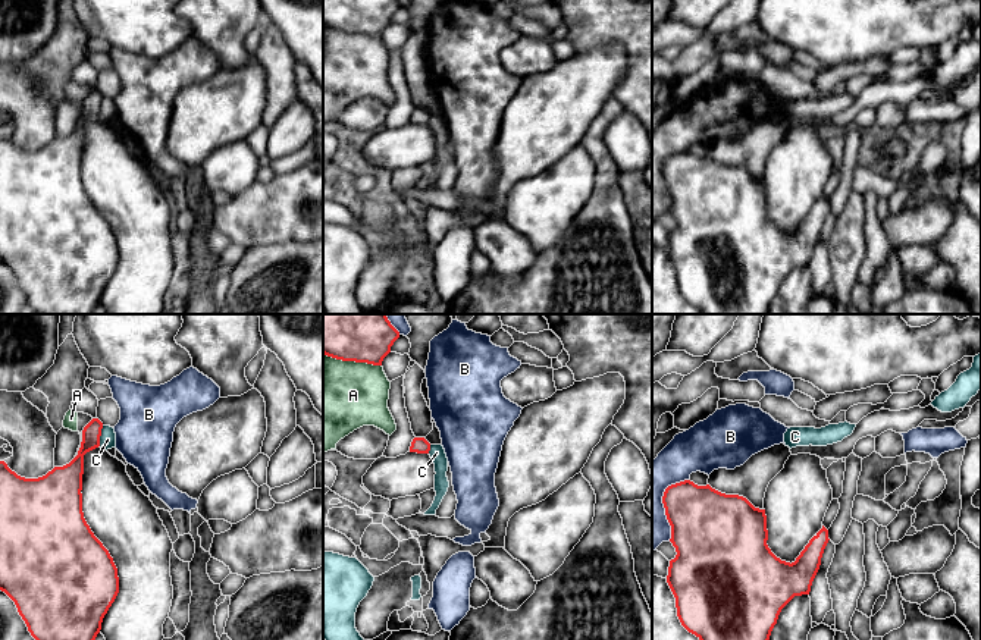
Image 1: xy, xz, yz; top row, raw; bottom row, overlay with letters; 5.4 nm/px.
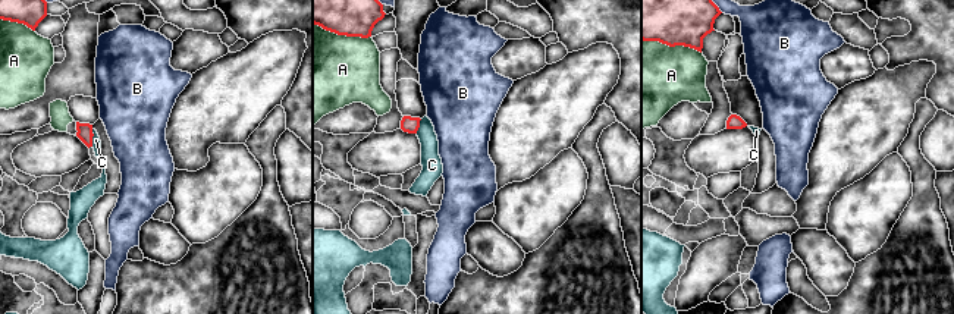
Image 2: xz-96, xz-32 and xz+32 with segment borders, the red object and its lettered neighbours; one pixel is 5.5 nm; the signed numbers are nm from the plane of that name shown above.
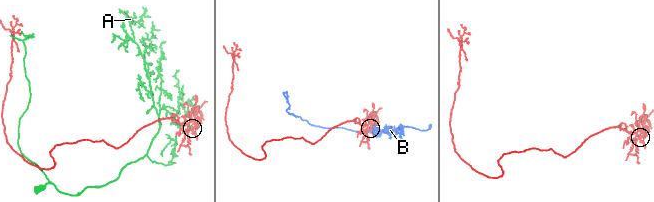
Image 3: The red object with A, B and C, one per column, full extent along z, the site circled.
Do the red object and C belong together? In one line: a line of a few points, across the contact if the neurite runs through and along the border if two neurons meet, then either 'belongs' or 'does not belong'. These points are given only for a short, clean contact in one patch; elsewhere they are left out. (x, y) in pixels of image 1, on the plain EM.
xy (103, 97), (99, 116) | does not belong

